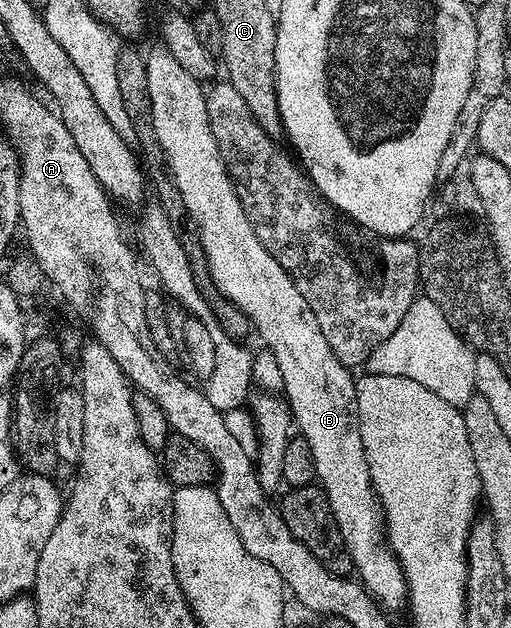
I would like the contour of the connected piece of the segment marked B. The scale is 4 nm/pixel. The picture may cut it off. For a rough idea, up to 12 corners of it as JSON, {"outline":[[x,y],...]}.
{"outline":[[146,58],[154,133],[214,285],[283,398],[359,582],[403,612],[353,372],[258,241],[201,80]]}

